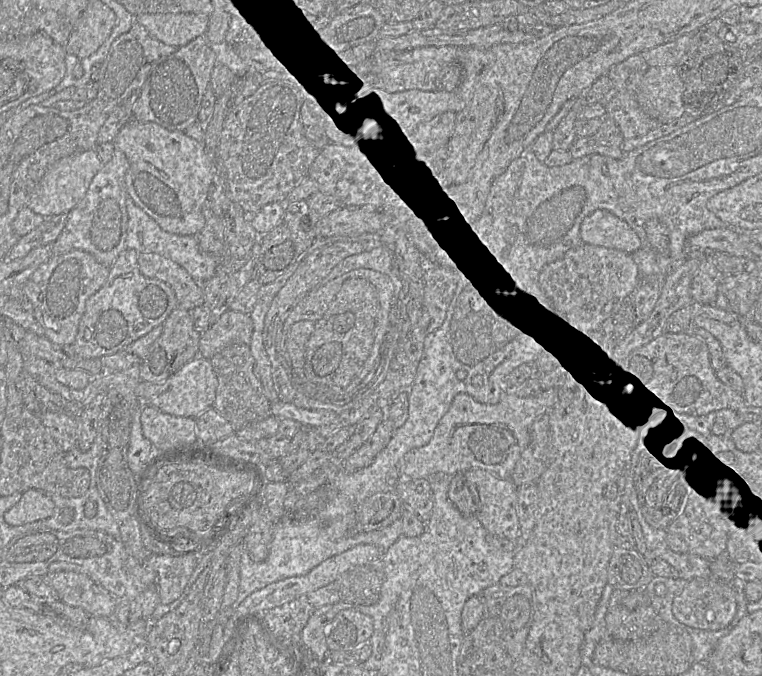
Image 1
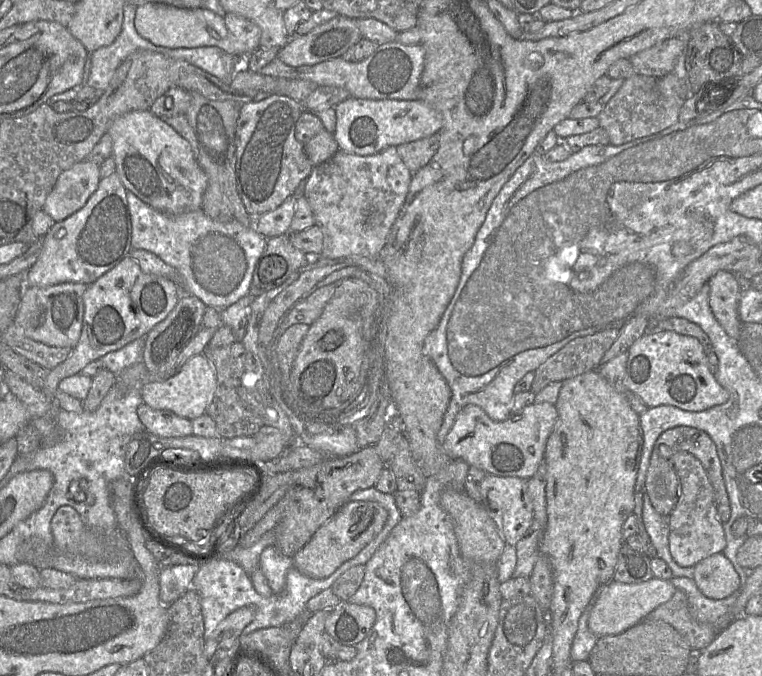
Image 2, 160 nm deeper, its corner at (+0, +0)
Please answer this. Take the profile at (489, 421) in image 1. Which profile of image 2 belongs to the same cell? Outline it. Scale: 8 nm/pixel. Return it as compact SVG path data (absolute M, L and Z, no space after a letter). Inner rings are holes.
M549 402L533 403L519 411L513 411L507 420L501 422L492 420L479 406L468 404L458 412L455 422L441 446L451 459L462 459L469 466L485 471L487 475L529 479L544 460L546 442L556 419L556 406Z

